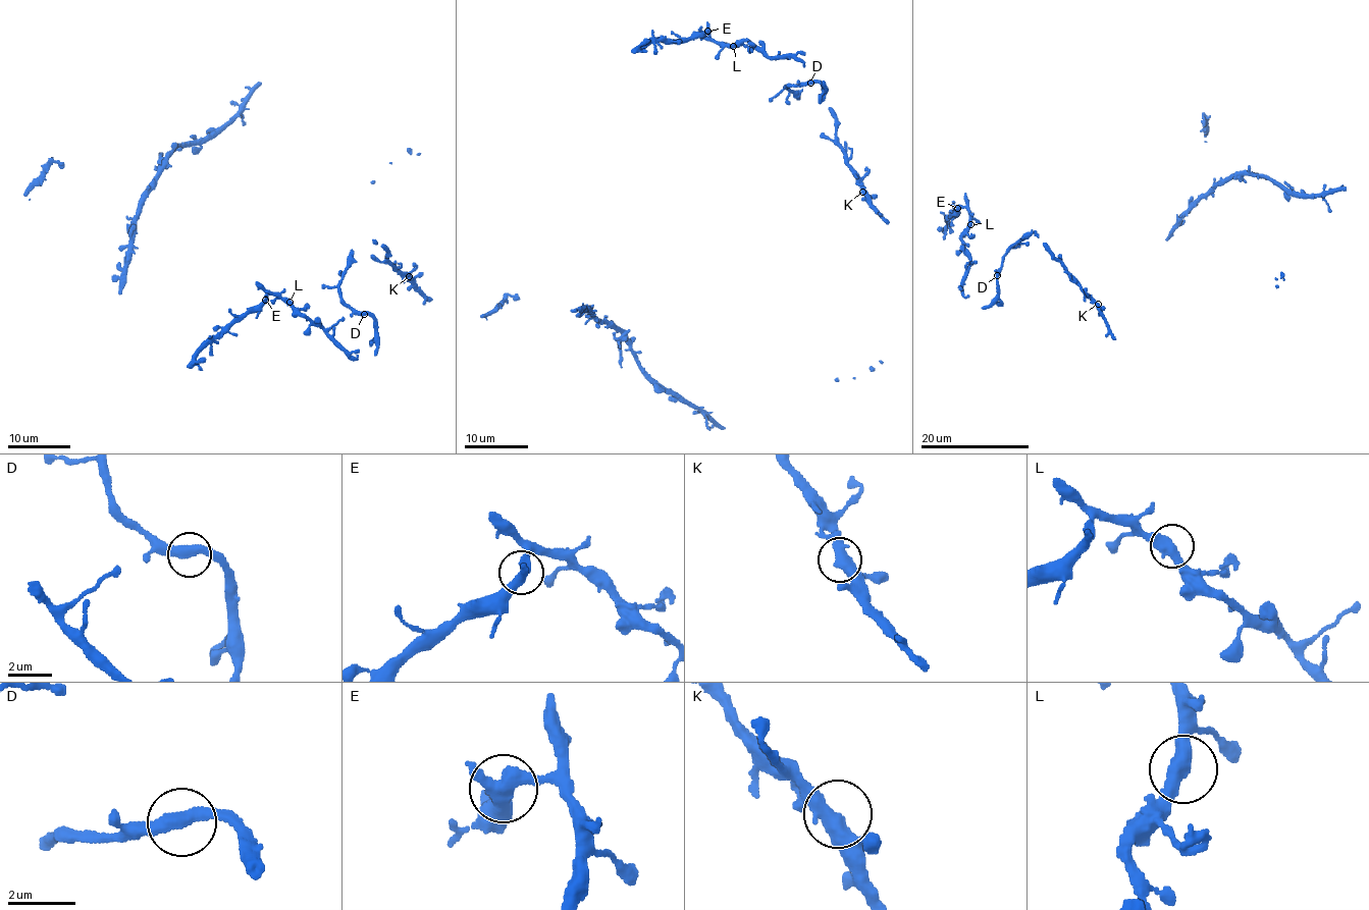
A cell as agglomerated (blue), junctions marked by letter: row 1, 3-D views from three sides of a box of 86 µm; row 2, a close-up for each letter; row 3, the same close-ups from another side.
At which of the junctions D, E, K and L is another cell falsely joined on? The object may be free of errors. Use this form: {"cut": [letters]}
{"cut": ["E"]}

